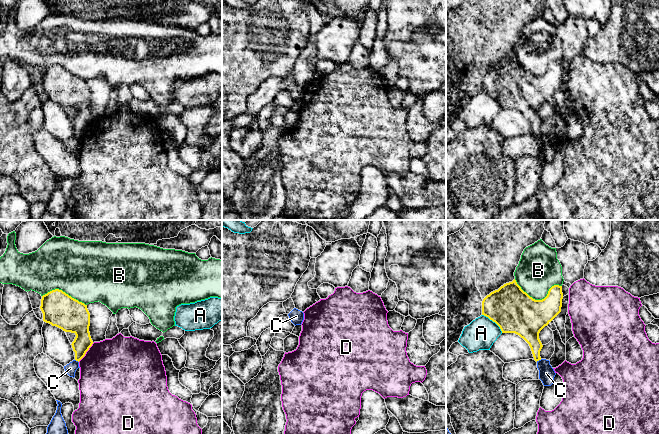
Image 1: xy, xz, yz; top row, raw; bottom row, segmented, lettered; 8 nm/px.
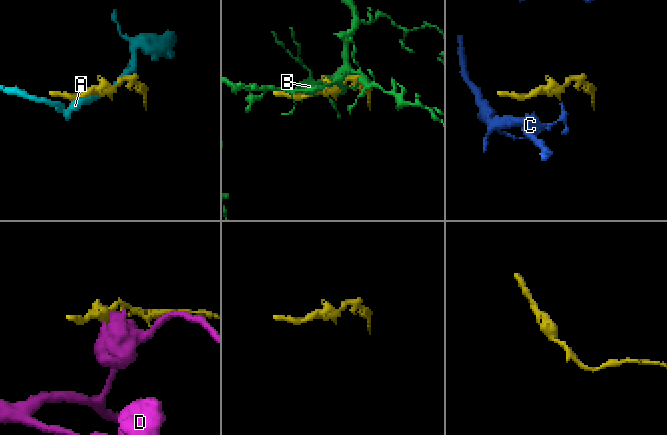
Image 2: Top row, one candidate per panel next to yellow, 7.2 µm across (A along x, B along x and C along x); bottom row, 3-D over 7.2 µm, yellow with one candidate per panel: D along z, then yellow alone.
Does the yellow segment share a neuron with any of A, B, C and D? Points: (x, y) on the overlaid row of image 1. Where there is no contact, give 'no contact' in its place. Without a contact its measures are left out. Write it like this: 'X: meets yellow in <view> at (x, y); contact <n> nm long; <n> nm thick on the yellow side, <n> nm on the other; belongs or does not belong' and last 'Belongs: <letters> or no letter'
A: meets yellow in yz at (493, 321); contact 220 nm long; 360 nm thick on the yellow side, 240 nm on the other; does not belong
B: meets yellow in yz at (538, 300); contact 380 nm long; 360 nm thick on the yellow side, 340 nm on the other; does not belong
C: meets yellow in yz at (538, 360); contact 50 nm long; 160 nm thick on the yellow side, 130 nm on the other; does not belong
D: meets yellow in xy at (86, 351); contact 200 nm long; 190 nm thick on the yellow side, 480 nm on the other; does not belong
Belongs: no letter

